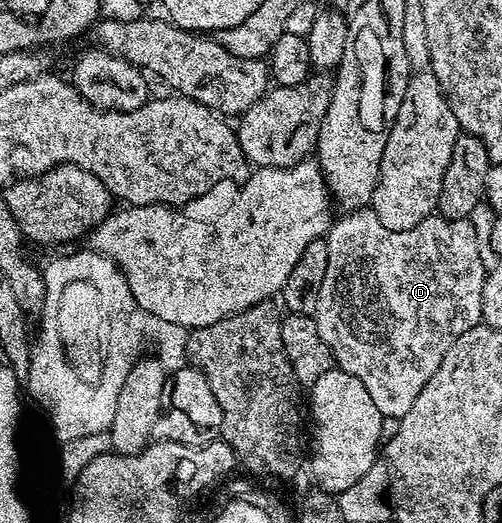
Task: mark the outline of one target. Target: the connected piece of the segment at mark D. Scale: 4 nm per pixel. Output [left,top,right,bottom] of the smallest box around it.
[314,214,486,418]

